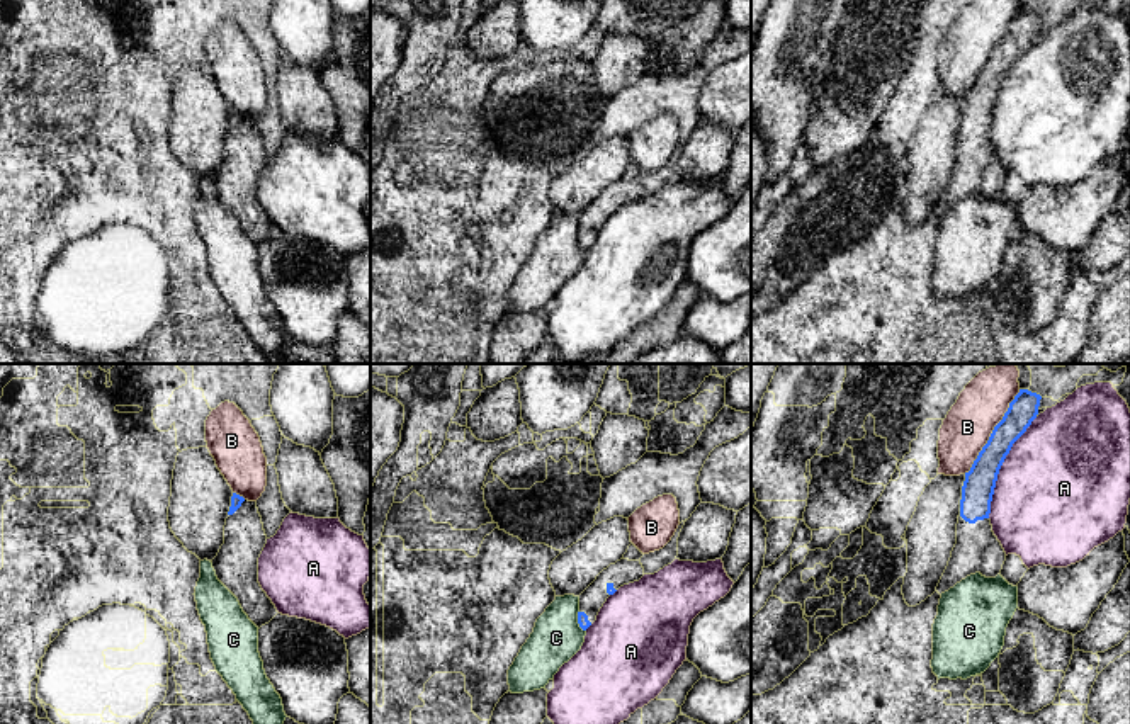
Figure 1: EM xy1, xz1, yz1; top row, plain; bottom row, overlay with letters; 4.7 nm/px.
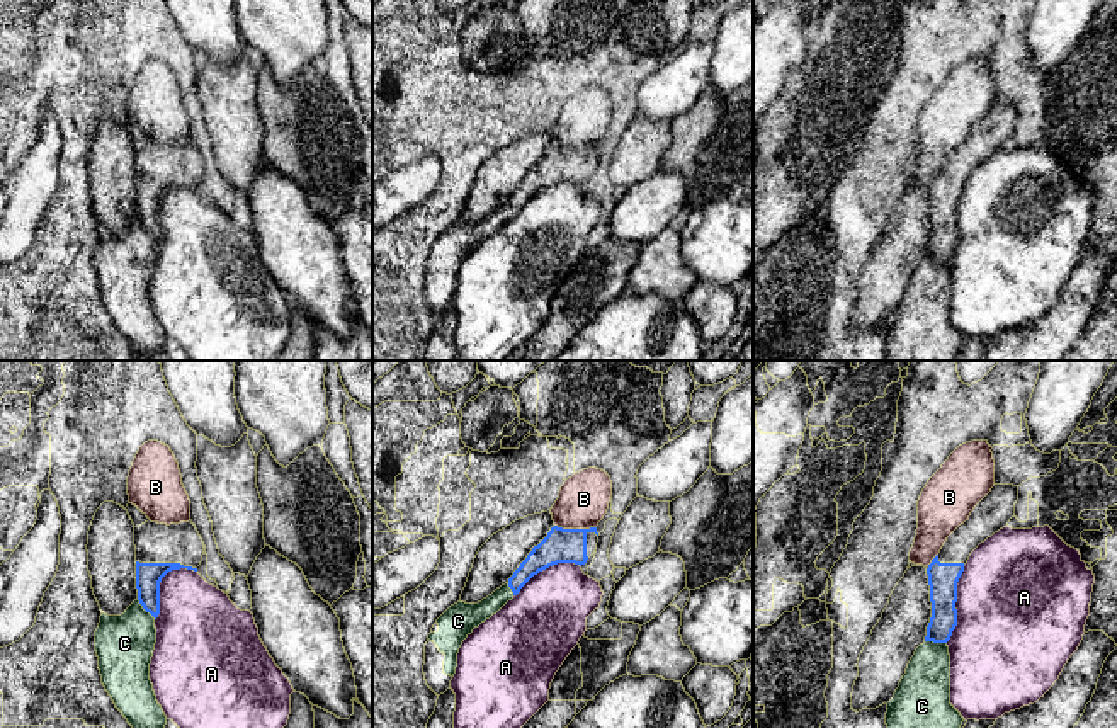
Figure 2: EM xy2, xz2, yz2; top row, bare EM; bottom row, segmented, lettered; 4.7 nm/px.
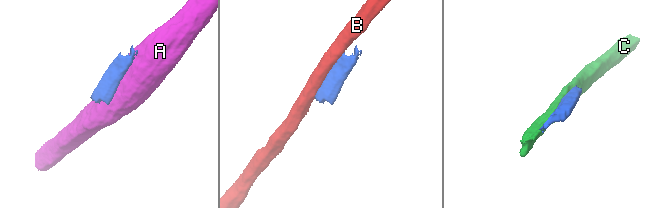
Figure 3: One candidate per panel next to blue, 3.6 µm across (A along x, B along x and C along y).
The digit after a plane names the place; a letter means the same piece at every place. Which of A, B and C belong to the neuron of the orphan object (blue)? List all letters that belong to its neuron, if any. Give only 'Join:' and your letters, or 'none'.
Join: none

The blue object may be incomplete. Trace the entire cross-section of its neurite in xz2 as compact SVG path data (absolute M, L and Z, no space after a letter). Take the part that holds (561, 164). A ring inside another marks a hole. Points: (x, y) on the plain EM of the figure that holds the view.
M553 145L547 155L532 167L527 177L508 197L512 213L517 214L520 208L539 191L558 184L575 182L585 184L595 172L598 162L597 146L590 148L563 148Z

